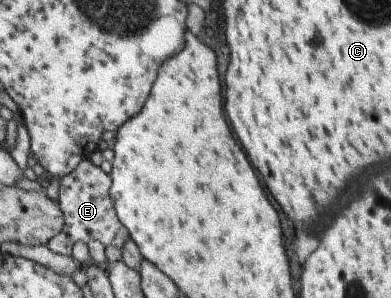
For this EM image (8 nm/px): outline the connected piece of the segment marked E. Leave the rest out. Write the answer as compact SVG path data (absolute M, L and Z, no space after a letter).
M83 158L69 175L59 178L57 202L63 214L63 227L45 245L51 253L71 256L71 246L75 241L85 244L87 241L99 241L104 247L108 245L122 247L129 238L128 231L115 215L115 209L108 194L110 185L110 175L105 174L99 166L91 164L86 158Z

